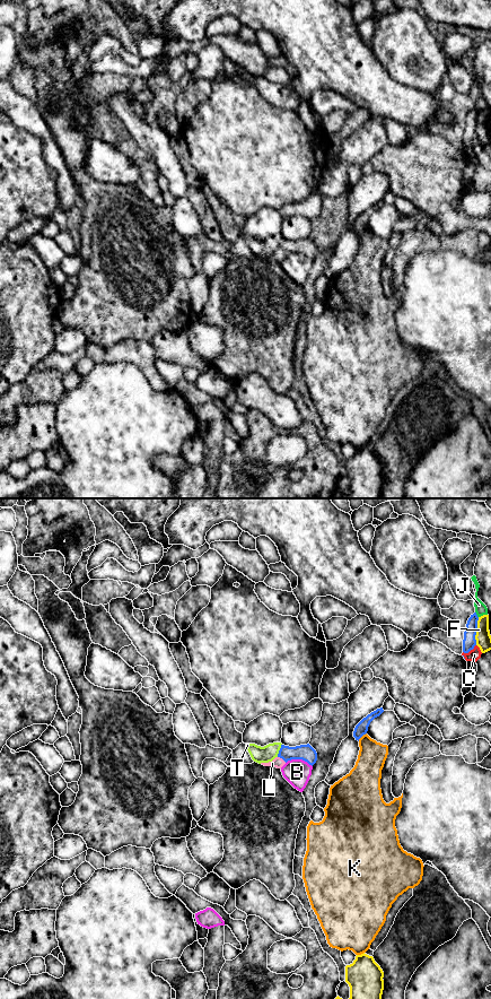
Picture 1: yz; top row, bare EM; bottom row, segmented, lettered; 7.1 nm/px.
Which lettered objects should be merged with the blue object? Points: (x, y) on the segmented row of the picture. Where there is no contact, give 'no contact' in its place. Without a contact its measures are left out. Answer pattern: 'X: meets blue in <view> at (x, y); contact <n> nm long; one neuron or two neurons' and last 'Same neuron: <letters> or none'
B: meets blue in yz at (299, 758); contact 190 nm long; two neurons
C: meets blue in yz at (467, 652); contact 130 nm long; two neurons
F: meets blue in yz at (475, 631); contact 200 nm long; two neurons
J: meets blue in yz at (476, 615); contact 50 nm long; two neurons
K: meets blue in yz at (361, 736); contact 90 nm long; two neurons
L: meets blue in yz at (282, 758); contact 80 nm long; one neuron
T: meets blue in yz at (279, 750); contact 100 nm long; two neurons
Same neuron: L

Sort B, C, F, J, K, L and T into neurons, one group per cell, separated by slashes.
B / C / F / J / K / L / T

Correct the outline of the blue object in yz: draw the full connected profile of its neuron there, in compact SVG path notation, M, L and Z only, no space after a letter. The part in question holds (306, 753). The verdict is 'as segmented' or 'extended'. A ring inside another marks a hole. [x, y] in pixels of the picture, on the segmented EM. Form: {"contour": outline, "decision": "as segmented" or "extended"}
{"contour": "M309 744L296 747L281 745L278 756L272 762L261 764L264 766L281 768L291 759L303 759L313 766L317 761L317 753Z", "decision": "extended"}

